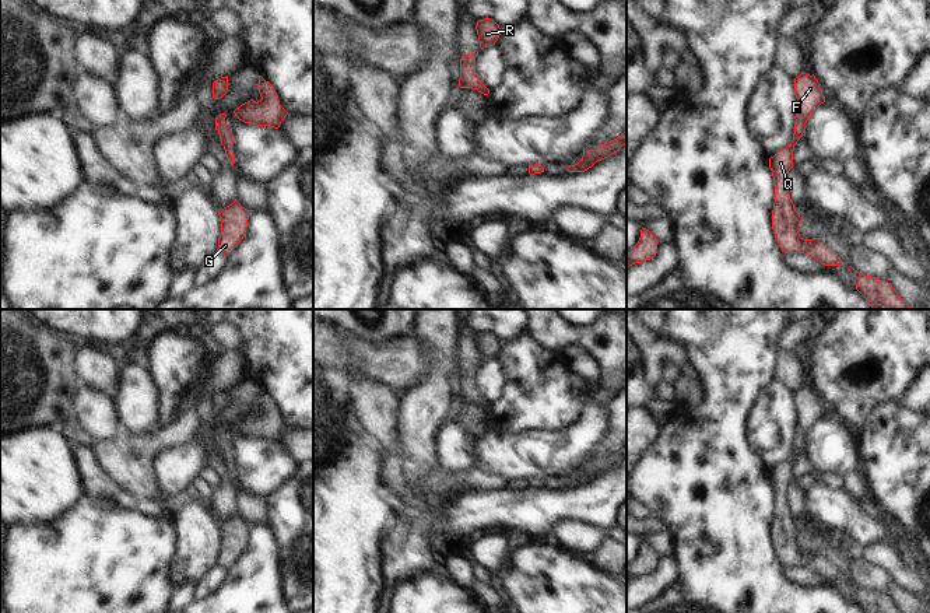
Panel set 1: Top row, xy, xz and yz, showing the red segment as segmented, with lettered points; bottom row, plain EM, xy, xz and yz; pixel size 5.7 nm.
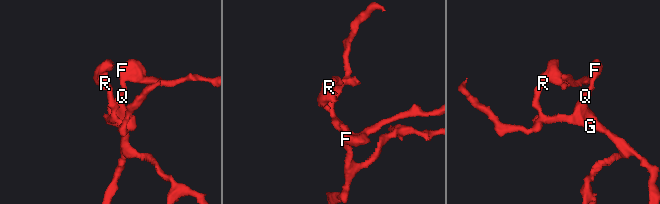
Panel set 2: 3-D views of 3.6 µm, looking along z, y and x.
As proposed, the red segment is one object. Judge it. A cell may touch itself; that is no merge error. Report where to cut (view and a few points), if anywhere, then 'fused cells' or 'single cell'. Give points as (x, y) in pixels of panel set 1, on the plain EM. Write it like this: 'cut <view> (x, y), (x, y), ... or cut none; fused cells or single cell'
cut none; single cell

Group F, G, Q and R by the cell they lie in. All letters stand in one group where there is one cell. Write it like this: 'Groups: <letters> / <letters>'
Groups: F G Q R.

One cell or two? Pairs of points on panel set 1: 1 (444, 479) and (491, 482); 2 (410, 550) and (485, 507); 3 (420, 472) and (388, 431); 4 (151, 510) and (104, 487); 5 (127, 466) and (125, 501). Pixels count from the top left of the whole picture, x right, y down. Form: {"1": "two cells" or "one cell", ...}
{"1": "one cell", "2": "two cells", "3": "two cells", "4": "two cells", "5": "two cells"}

